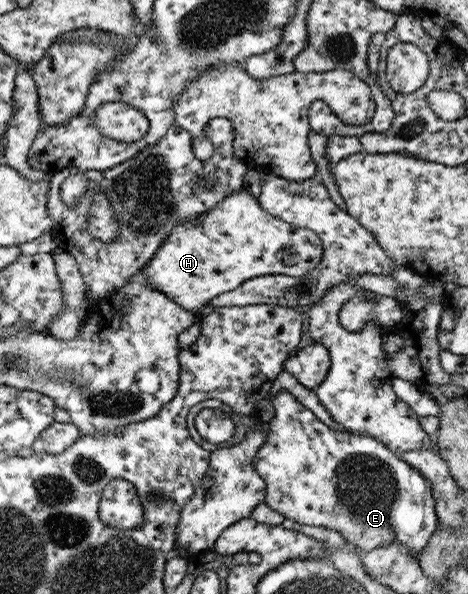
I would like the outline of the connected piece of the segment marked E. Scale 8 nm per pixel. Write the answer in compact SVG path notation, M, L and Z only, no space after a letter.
M288 391L276 393L271 403L274 418L268 423L266 440L258 448L252 465L266 483L263 503L298 524L333 529L348 544L366 552L398 541L406 545L417 560L417 556L440 524L434 510L435 498L430 481L419 470L398 459L379 439L326 427L326 424L298 403Z

